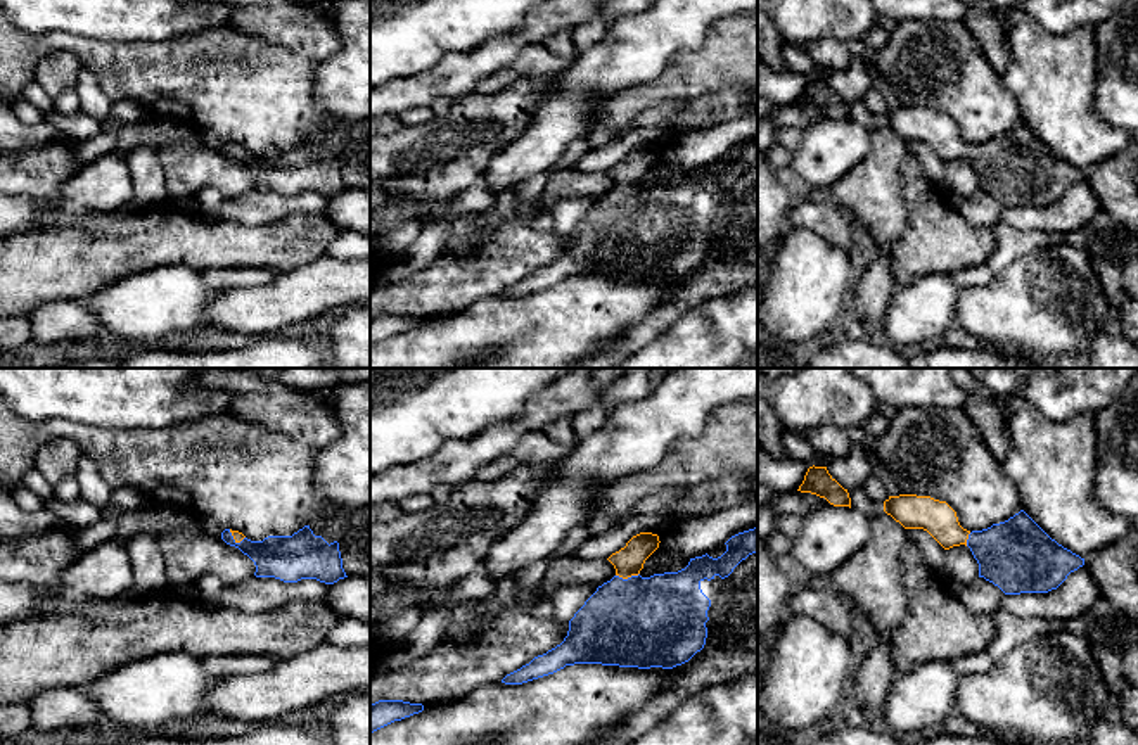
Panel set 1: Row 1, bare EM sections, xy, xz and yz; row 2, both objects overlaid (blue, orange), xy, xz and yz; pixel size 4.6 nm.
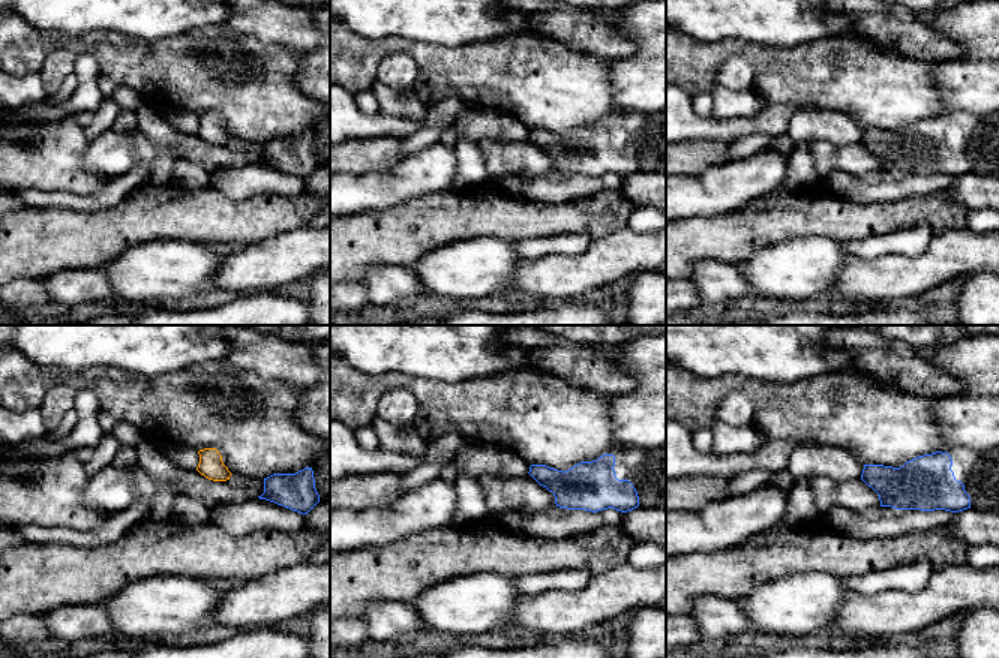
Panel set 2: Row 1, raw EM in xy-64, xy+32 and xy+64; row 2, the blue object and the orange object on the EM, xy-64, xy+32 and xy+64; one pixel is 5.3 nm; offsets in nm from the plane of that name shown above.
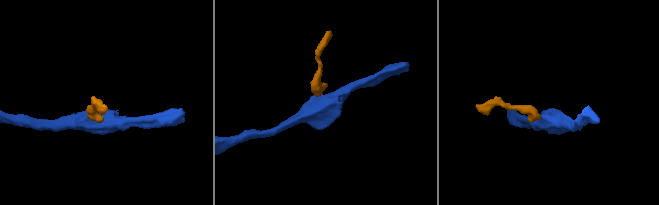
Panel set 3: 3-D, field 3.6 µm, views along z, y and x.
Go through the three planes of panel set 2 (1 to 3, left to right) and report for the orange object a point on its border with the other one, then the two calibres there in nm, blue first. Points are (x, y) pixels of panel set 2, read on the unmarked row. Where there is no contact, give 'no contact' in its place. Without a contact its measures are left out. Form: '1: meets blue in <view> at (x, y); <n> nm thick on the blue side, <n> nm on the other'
1: no contact
2: no contact
3: no contact

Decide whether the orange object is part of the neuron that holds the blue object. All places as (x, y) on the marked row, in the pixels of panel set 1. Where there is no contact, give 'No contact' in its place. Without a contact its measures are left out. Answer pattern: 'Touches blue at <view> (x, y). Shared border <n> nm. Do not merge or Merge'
Touches blue at xz (628, 578). Shared border 110 nm. Merge

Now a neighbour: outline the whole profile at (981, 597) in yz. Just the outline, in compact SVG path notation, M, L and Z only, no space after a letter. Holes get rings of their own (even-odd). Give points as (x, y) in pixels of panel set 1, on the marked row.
M977 577L967 584L948 579L946 586L974 614L994 615L1001 608L1005 593L984 577Z

